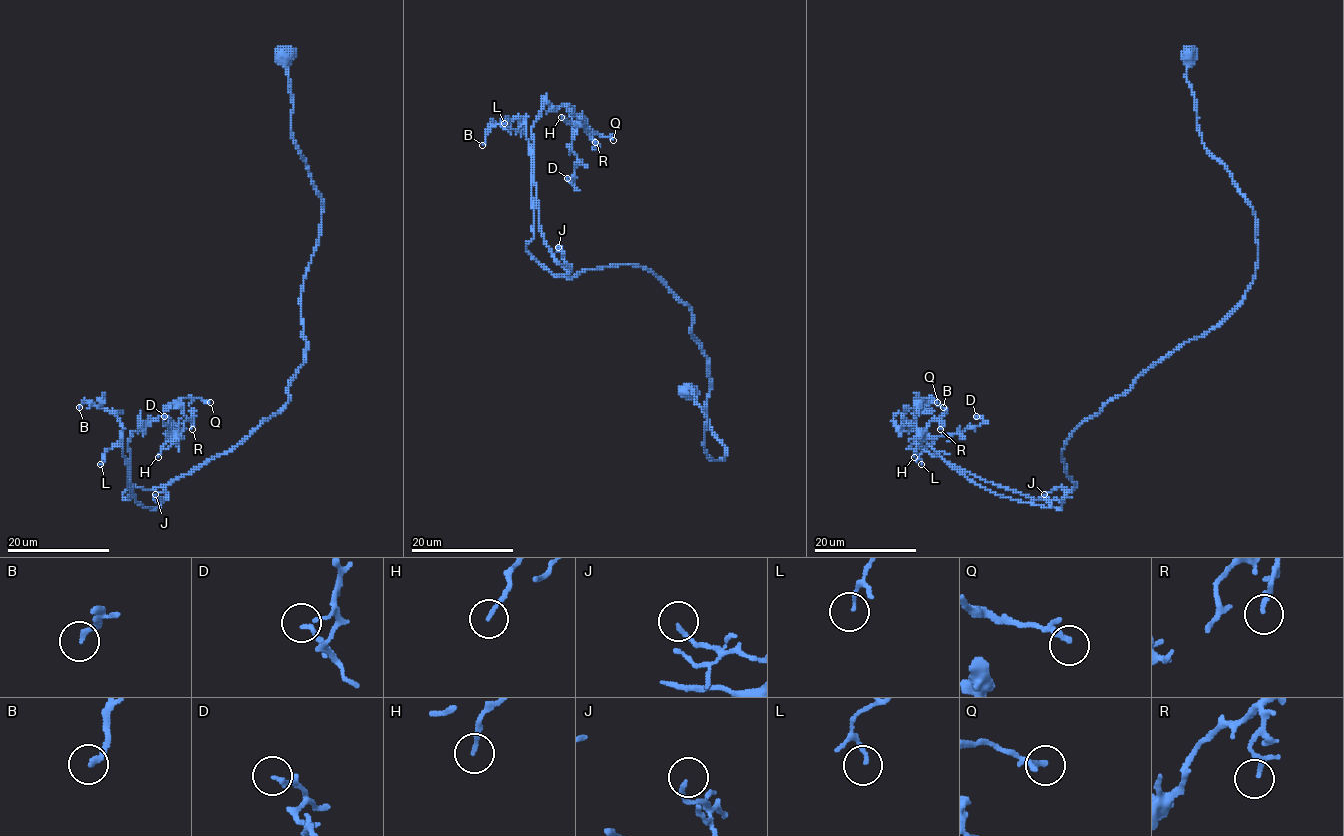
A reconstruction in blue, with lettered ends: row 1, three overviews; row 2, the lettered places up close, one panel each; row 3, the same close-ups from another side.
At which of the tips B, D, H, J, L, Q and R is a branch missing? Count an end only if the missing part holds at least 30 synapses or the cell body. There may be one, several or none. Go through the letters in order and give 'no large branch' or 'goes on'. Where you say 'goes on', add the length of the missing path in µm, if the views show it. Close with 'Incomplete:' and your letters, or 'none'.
B: goes on | 15 µm
D: no large branch
H: no large branch
J: no large branch
L: no large branch
Q: no large branch
R: no large branch
Incomplete: B

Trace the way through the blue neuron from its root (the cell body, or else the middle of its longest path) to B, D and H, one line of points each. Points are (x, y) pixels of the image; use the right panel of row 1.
B: (1191, 53), (1202, 144), (1256, 219), (1244, 298), (1067, 438), (1072, 489), (928, 453), (914, 414), (943, 407)
D: (1191, 53), (1202, 144), (1256, 219), (1244, 298), (1067, 438), (1057, 508), (972, 483), (900, 427), (976, 416)
H: (1191, 53), (1202, 144), (1256, 219), (1244, 298), (1067, 438), (1057, 508), (972, 483), (903, 415), (914, 457)

